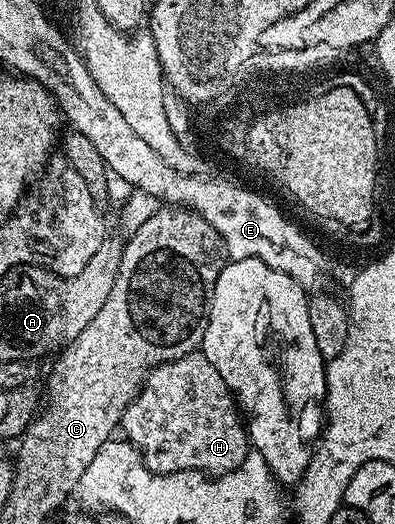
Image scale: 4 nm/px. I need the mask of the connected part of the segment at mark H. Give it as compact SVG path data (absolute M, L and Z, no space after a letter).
M201 350L184 354L184 358L176 358L150 371L138 396L126 408L120 428L126 431L123 432L125 439L137 448L150 472L165 474L197 470L216 477L226 472L235 472L246 461L248 432L239 405L230 388Z

